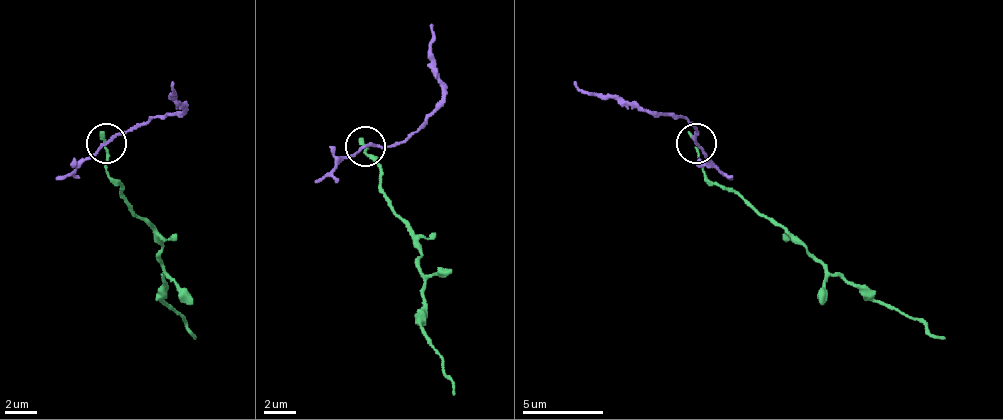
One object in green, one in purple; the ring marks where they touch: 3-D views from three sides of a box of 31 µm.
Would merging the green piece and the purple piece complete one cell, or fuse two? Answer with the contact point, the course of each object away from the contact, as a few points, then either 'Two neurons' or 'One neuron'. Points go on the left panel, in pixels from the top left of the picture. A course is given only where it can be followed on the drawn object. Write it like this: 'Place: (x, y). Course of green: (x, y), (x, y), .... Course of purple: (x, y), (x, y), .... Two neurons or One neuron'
Place: (106, 143). Course of green: (105, 142), (105, 170), (161, 243), (165, 303), (193, 339). Course of purple: (105, 142), (137, 130), (149, 118), (177, 114), (173, 82). Two neurons

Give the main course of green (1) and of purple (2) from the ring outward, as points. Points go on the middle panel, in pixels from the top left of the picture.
1: (364, 147), (376, 163), (380, 191), (420, 252), (424, 280), (424, 332), (452, 397)
2: (364, 147), (396, 147), (436, 107), (432, 22)

